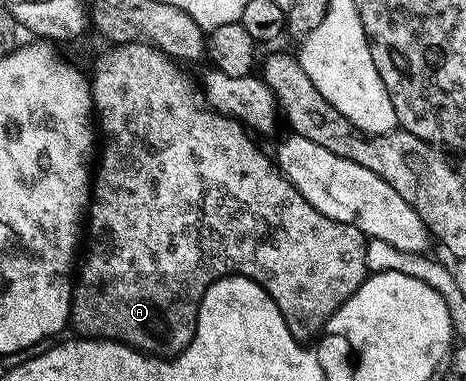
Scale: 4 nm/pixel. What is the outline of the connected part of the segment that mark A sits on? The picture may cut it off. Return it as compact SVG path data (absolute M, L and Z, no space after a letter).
M144 42L132 44L113 44L97 60L97 65L91 72L91 91L96 119L101 119L101 132L105 141L100 141L101 165L96 165L95 175L91 180L91 199L87 209L87 240L89 236L89 261L80 265L73 285L73 305L69 311L69 324L76 335L94 340L114 340L120 344L131 346L149 356L164 356L166 358L179 355L191 342L197 329L197 311L205 291L216 280L225 276L239 275L251 278L267 290L269 297L279 306L283 318L287 322L287 330L296 340L309 342L328 325L329 319L359 290L365 281L367 269L365 266L365 245L367 237L355 226L335 222L315 210L290 180L281 173L276 163L248 136L246 125L231 116L214 112L208 107L196 104L199 92L193 89L191 81L185 77L184 67L178 66L159 48Z

